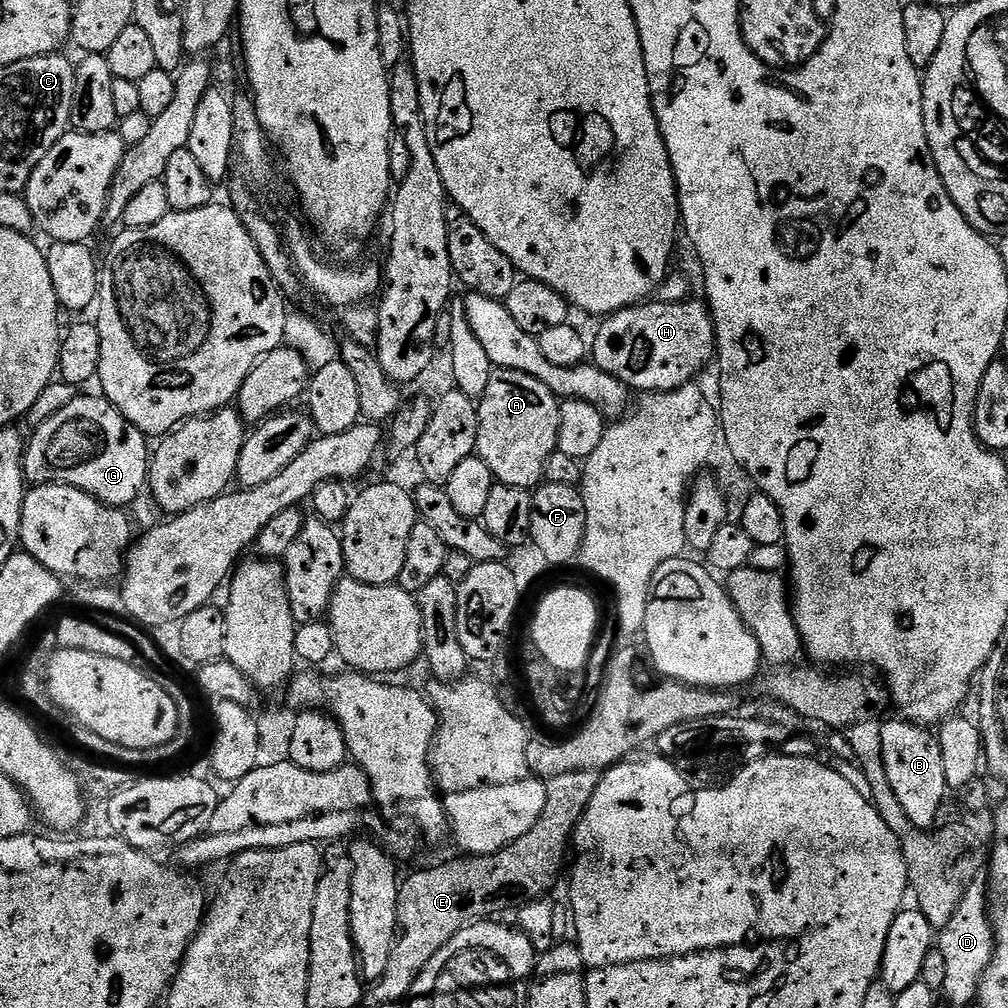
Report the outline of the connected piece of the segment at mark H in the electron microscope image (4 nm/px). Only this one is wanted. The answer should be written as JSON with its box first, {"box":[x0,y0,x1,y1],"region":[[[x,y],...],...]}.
{"box":[590,298,716,394],"region":[[[659,298],[653,299],[651,302],[642,304],[634,304],[630,308],[623,308],[617,312],[613,312],[610,316],[605,316],[599,321],[600,329],[596,332],[596,337],[591,337],[590,340],[590,360],[602,370],[606,370],[606,374],[610,374],[614,378],[618,378],[618,382],[622,382],[630,390],[637,388],[637,393],[647,394],[650,392],[672,392],[675,388],[681,388],[683,384],[691,384],[697,379],[696,375],[707,366],[708,363],[713,363],[716,356],[716,327],[712,321],[712,311],[708,309],[707,303],[703,299],[695,300],[689,298],[683,302],[669,302]]]}

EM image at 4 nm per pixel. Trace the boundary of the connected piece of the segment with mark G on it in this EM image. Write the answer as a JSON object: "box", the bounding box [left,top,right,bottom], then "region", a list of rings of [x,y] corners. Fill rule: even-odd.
{"box":[24,395,150,508],"region":[[[77,395],[66,410],[58,410],[54,418],[31,433],[24,453],[24,478],[32,486],[68,484],[90,493],[103,504],[124,508],[145,491],[150,440],[103,395],[95,395]]]}

